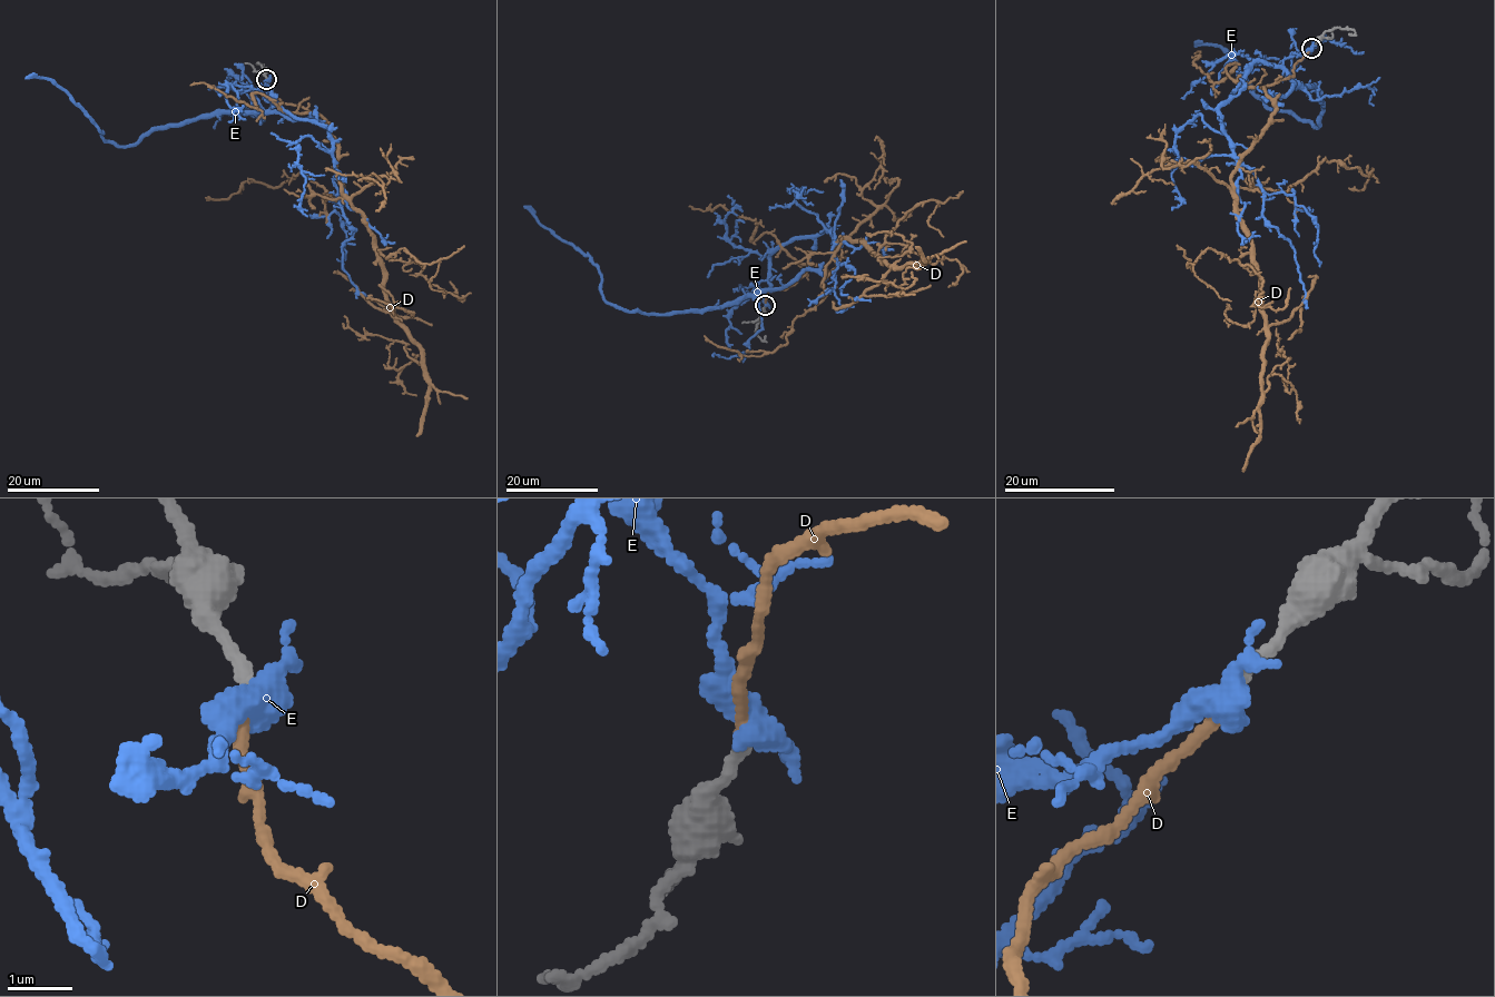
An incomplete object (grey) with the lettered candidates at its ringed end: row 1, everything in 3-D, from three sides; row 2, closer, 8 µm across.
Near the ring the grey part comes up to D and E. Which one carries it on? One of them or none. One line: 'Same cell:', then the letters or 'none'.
Same cell: D

